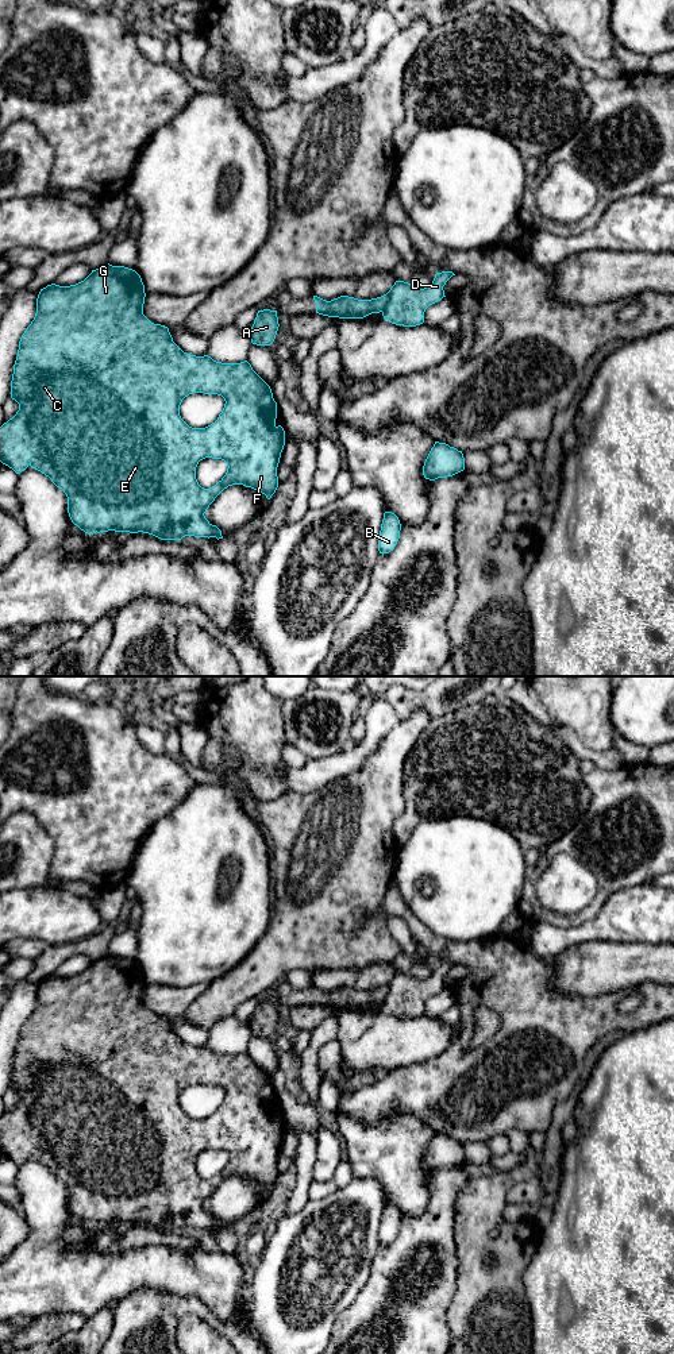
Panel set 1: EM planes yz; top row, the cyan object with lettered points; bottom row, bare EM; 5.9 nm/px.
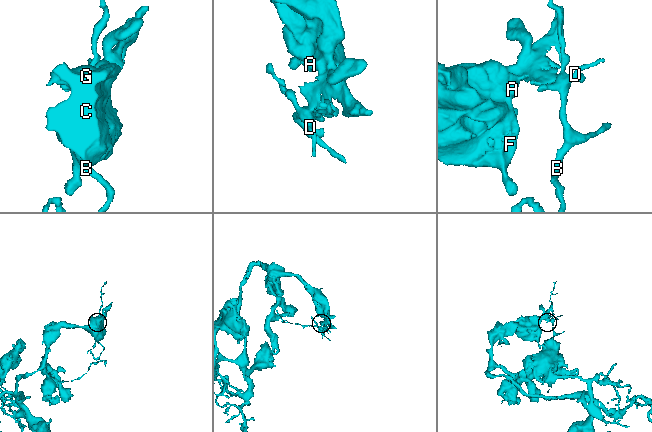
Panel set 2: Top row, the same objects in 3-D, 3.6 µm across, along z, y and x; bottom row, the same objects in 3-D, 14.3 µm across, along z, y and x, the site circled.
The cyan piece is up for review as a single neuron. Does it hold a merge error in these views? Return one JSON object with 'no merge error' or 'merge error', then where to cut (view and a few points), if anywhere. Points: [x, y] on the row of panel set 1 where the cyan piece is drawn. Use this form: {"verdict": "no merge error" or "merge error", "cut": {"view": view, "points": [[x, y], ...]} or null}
{"verdict": "merge error", "cut": {"view": "yz", "points": [[388, 293], [388, 300], [381, 311]]}}

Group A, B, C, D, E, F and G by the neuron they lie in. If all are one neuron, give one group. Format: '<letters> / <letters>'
A C E F G / B D

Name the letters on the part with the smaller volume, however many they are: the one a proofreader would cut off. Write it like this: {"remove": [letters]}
{"remove": ["B", "D"]}

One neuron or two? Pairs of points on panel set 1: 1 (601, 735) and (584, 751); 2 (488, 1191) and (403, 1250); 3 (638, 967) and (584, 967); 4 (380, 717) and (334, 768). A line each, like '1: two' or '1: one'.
1: two
2: two
3: one
4: one

